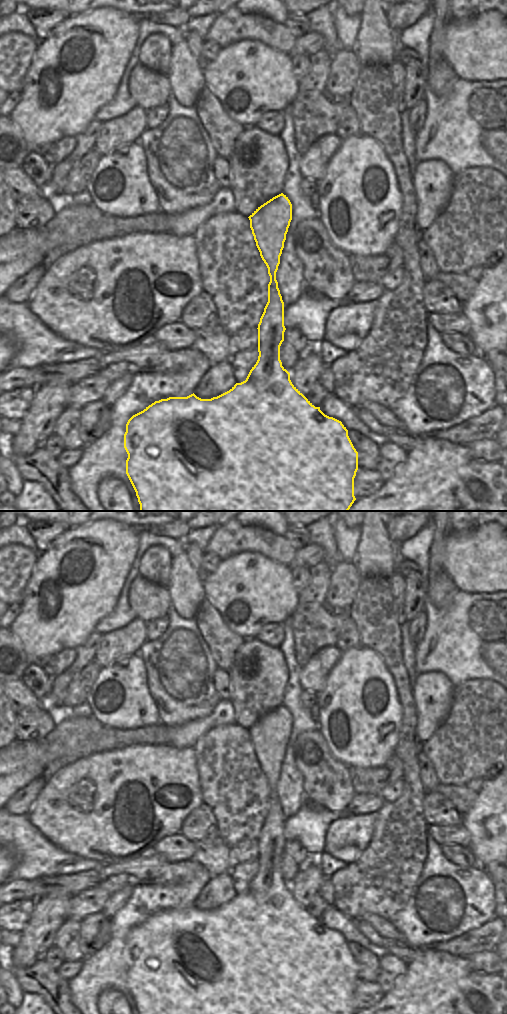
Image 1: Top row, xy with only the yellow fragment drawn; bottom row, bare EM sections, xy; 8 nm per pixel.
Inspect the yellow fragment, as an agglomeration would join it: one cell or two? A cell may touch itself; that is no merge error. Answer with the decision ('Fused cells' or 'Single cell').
Single cell

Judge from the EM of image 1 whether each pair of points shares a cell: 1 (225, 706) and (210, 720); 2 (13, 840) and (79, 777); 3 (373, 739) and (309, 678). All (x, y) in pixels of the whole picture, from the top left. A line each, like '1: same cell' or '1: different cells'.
1: same cell
2: different cells
3: different cells

